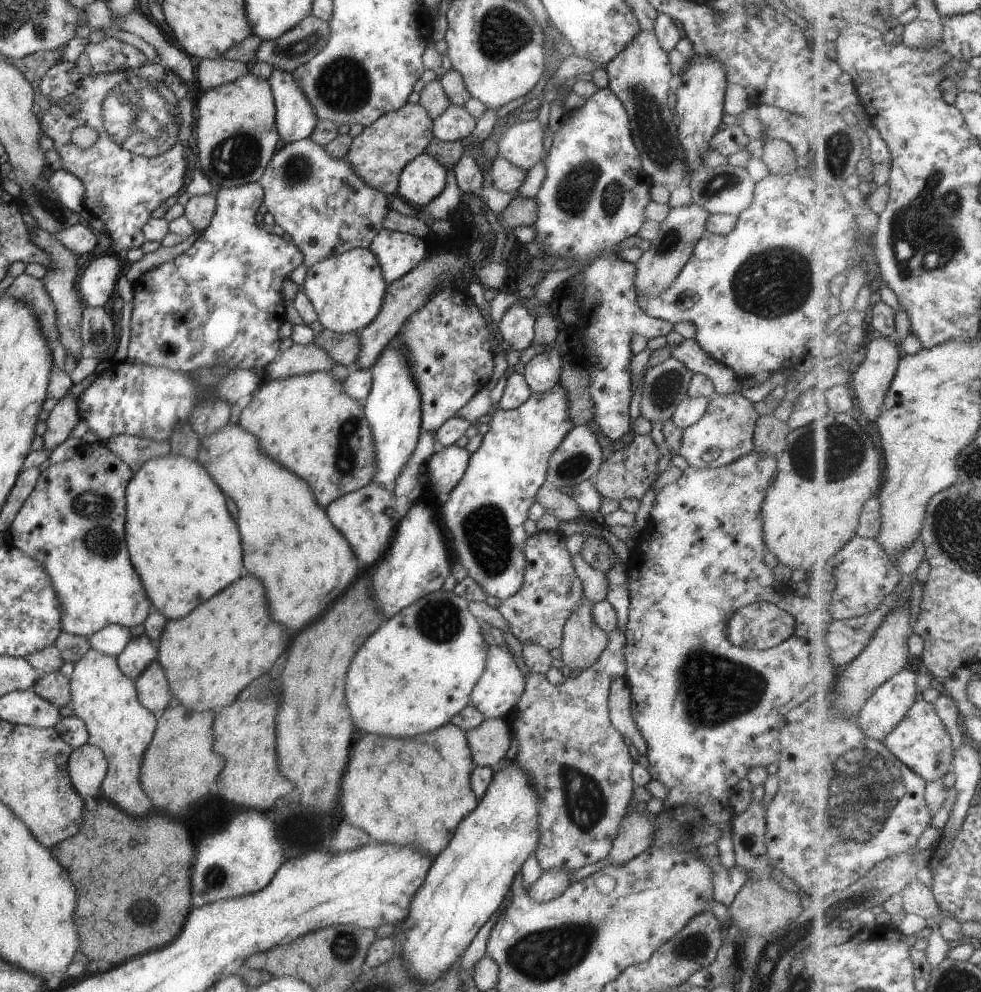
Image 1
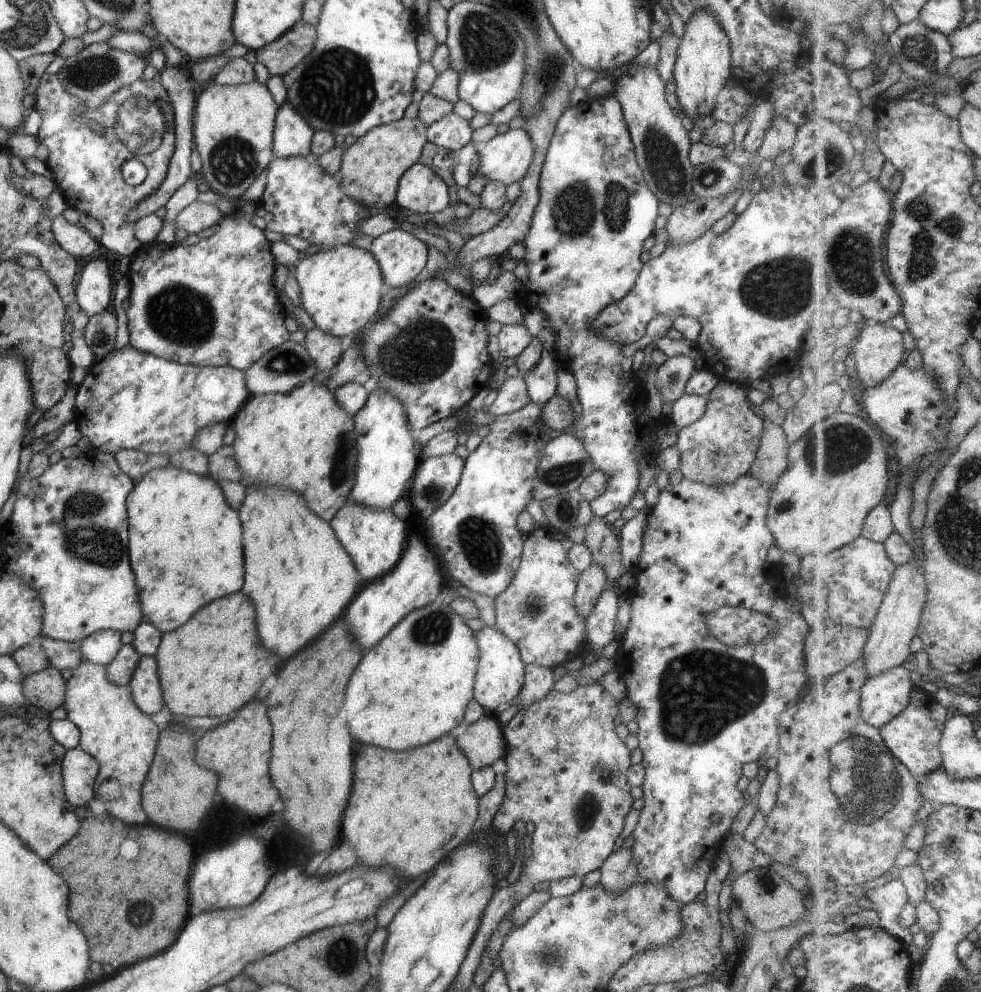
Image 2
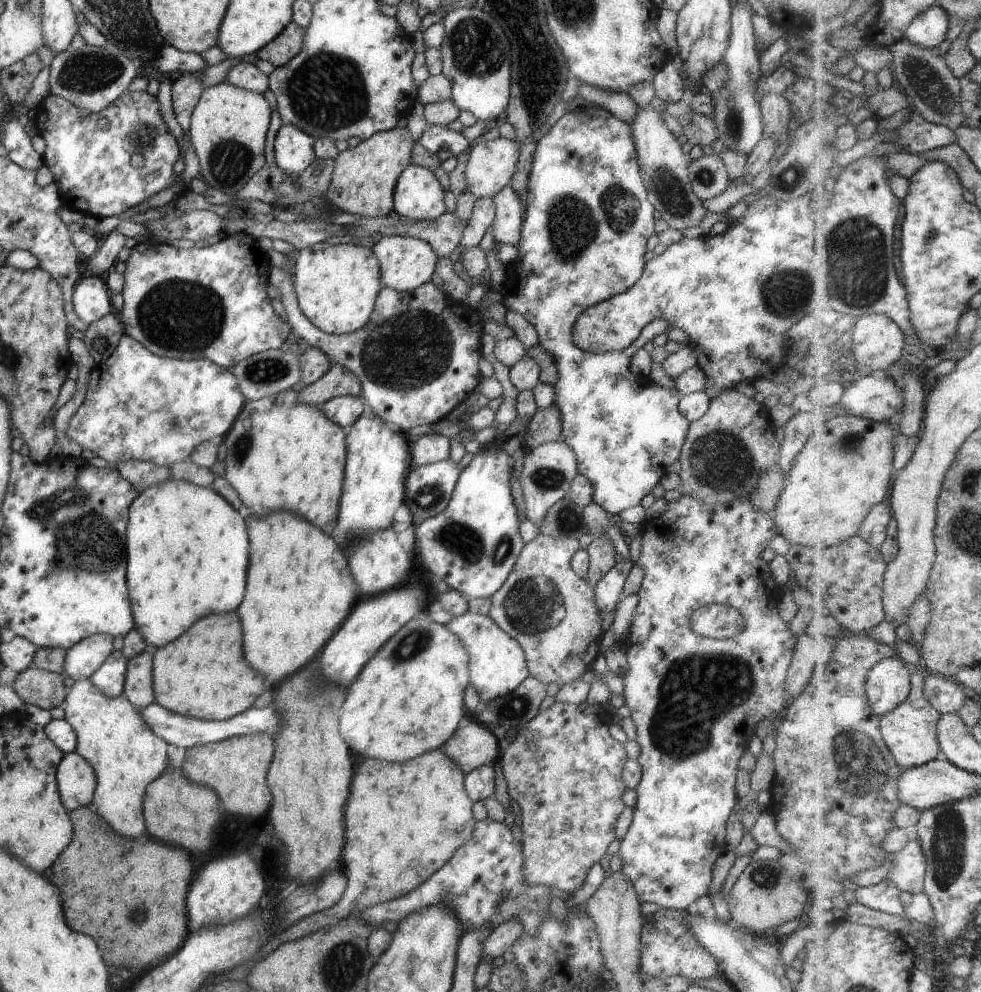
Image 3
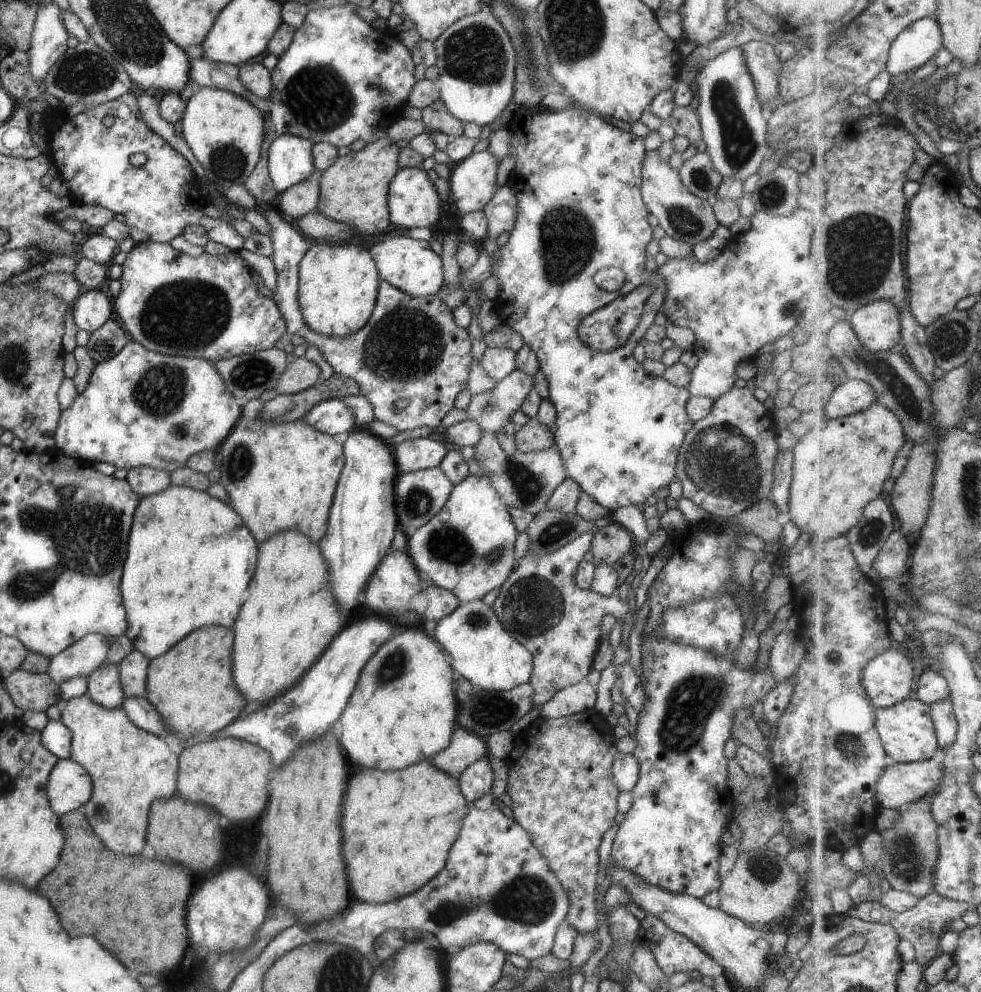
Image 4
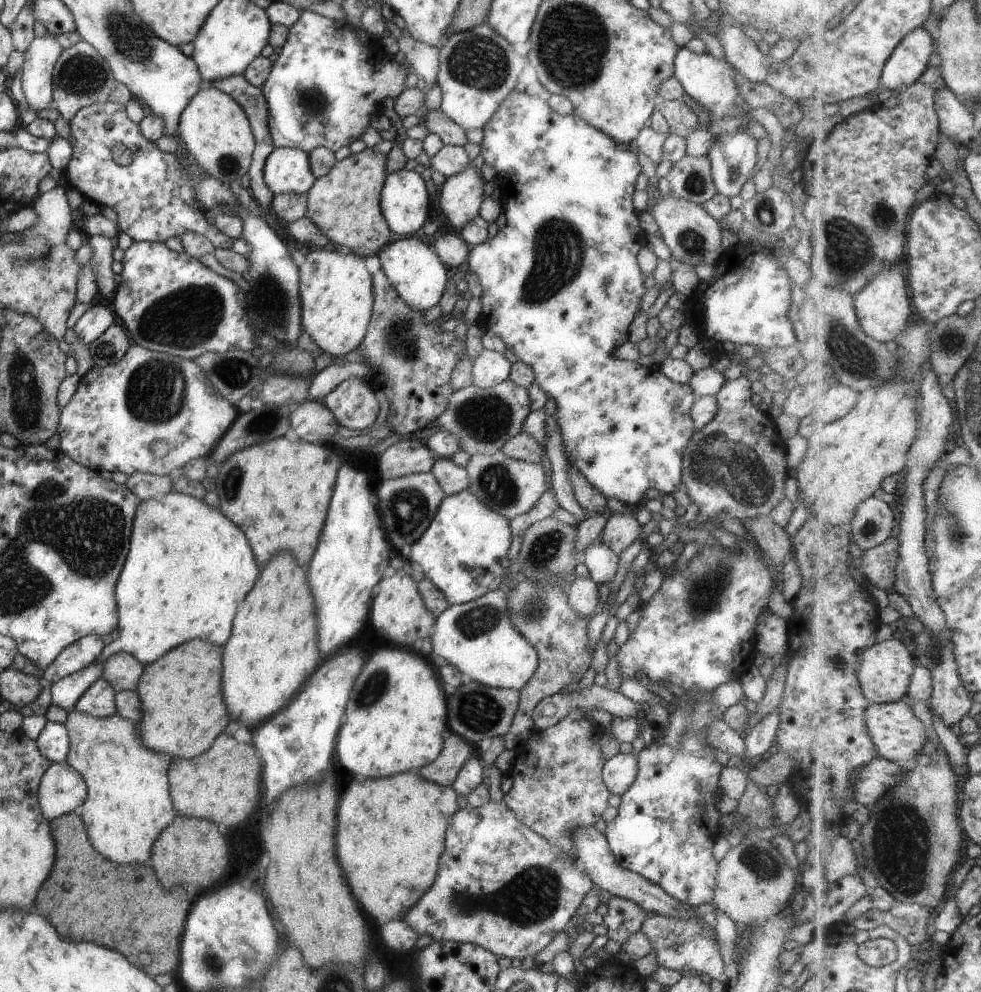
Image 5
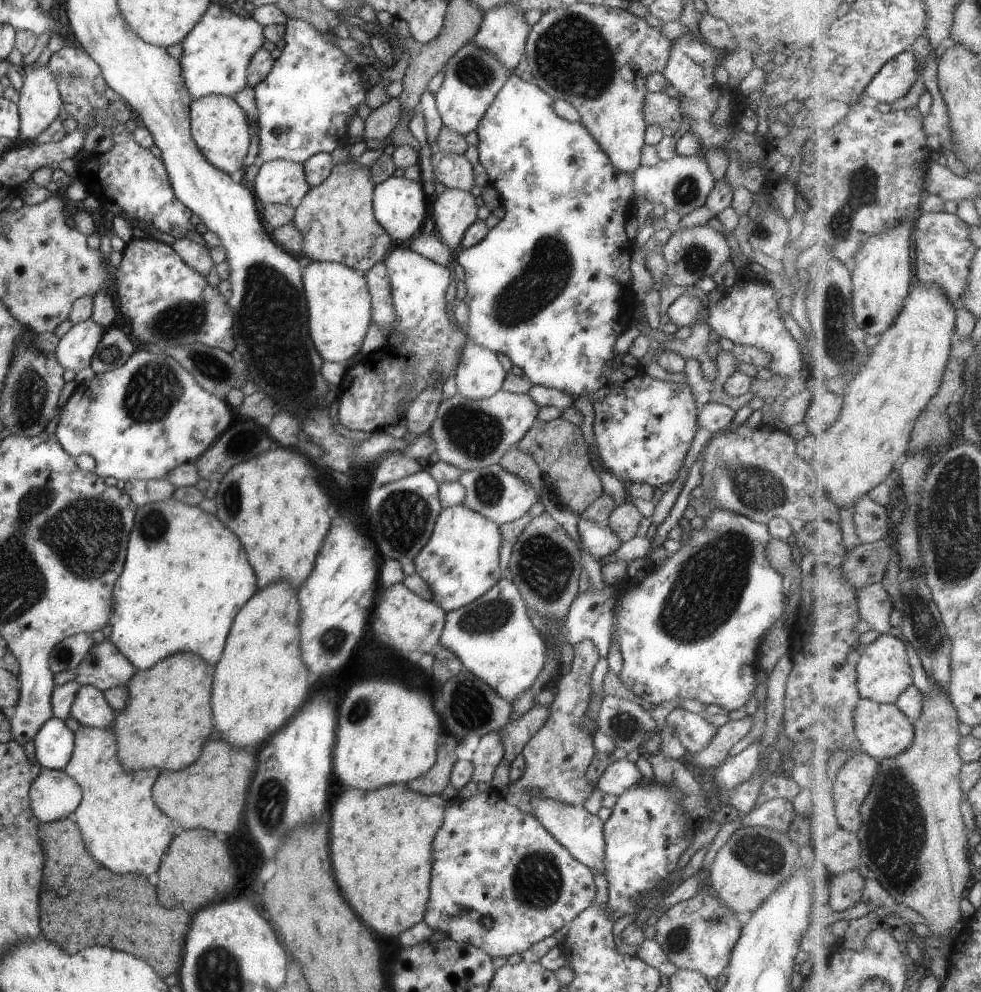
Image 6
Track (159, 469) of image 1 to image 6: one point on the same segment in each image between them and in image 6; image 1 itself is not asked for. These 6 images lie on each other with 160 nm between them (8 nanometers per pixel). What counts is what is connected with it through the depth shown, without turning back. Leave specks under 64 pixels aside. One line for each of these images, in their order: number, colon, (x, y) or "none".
2: (184, 540)
3: (186, 546)
4: (189, 557)
5: (188, 567)
6: (185, 577)

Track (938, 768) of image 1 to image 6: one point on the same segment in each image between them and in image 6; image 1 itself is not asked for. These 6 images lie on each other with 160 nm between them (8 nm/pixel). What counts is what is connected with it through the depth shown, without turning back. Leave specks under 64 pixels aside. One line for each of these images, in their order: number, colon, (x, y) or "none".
2: (915, 736)
3: (911, 731)
4: (907, 729)
5: (898, 734)
6: (884, 730)

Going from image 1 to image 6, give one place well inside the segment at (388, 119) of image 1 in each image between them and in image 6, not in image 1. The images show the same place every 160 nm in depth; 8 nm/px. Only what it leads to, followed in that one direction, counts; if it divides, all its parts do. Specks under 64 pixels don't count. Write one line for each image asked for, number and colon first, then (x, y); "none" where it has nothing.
2: (370, 167)
3: (363, 177)
4: (353, 190)
5: (343, 204)
6: (335, 218)

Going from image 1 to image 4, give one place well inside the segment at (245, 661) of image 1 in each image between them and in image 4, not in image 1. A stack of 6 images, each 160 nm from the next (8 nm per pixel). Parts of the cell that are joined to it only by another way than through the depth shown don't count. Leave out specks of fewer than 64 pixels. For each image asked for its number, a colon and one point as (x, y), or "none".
2: (210, 666)
3: (203, 675)
4: (190, 685)

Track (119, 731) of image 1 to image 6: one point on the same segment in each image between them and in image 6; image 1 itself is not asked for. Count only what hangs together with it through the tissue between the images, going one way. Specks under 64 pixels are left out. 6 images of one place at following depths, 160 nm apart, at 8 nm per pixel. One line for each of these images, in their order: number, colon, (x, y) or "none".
2: (122, 739)
3: (125, 754)
4: (128, 767)
5: (127, 804)
6: (121, 829)

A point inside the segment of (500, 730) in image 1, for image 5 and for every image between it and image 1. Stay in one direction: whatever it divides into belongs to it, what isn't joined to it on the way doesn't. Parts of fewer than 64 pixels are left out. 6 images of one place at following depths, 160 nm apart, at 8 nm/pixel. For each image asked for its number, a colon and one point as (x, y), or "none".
2: (482, 743)
3: (472, 745)
4: (464, 747)
5: (442, 770)

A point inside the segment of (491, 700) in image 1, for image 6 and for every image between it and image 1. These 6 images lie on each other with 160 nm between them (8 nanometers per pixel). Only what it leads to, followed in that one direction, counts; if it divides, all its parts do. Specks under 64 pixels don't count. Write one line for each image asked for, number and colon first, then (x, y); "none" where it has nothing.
2: (499, 676)
3: (496, 665)
4: (479, 649)
5: (477, 637)
6: (491, 637)

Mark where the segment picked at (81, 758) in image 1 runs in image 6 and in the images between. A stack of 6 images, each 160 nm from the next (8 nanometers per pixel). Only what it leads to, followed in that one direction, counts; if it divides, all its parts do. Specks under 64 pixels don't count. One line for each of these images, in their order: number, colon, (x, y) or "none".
2: (79, 769)
3: (75, 779)
4: (68, 787)
5: (61, 789)
6: (53, 795)

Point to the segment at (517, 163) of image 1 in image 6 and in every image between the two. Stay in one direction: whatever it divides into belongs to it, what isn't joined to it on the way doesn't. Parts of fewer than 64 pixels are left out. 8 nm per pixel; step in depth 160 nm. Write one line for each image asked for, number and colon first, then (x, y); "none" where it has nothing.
2: (505, 157)
3: (491, 164)
4: (471, 181)
5: (460, 196)
6: (453, 210)

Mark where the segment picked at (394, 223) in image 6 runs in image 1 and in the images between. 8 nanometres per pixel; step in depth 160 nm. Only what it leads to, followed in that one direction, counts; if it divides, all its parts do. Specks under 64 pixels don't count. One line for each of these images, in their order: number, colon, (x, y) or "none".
1: (422, 179)
2: (419, 189)
3: (417, 195)
4: (412, 201)
5: (404, 202)

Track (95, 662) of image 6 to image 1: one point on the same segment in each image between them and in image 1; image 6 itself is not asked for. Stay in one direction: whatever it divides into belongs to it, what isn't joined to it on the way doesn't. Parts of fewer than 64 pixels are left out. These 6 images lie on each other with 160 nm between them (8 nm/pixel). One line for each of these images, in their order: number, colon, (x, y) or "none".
1: (153, 693)
2: (144, 685)
3: (137, 687)
4: (132, 668)
5: (122, 672)

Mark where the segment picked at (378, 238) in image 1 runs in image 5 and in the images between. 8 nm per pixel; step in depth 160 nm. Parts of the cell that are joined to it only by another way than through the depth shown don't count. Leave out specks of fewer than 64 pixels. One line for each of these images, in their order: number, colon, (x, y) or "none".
2: (401, 257)
3: (405, 262)
4: (408, 264)
5: (418, 276)

